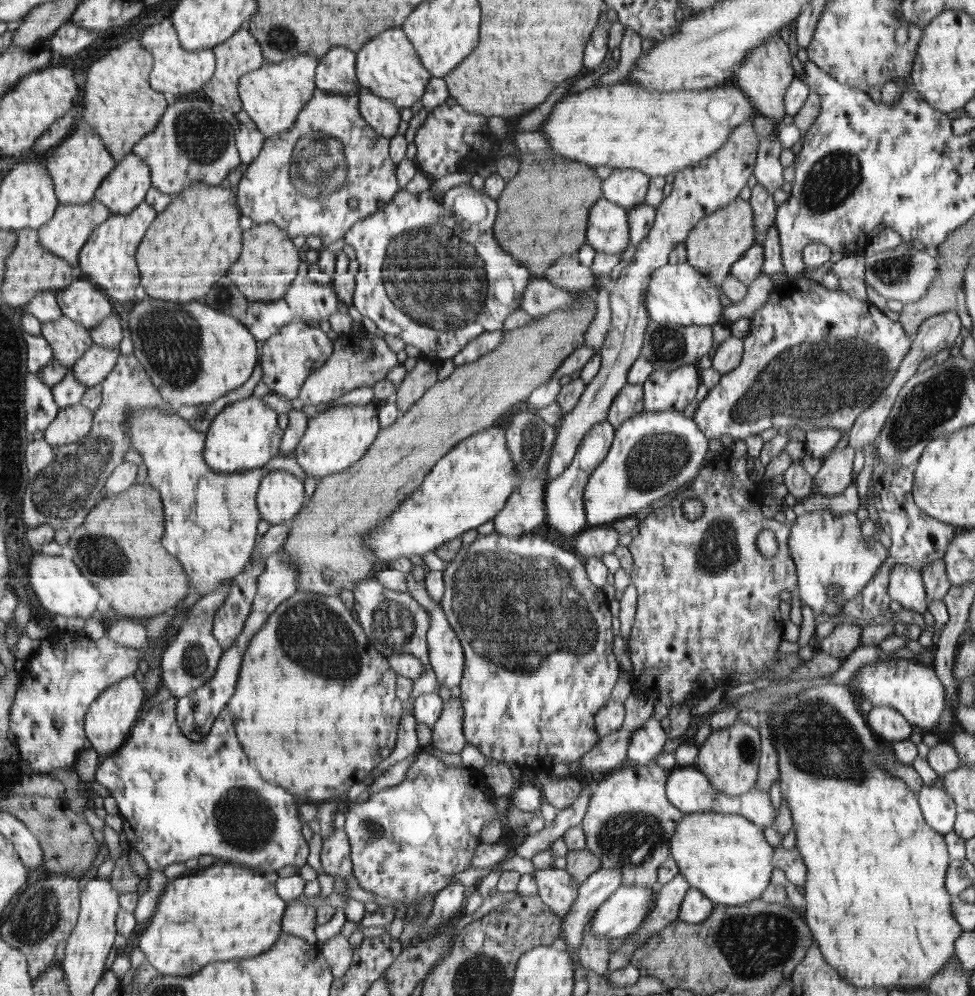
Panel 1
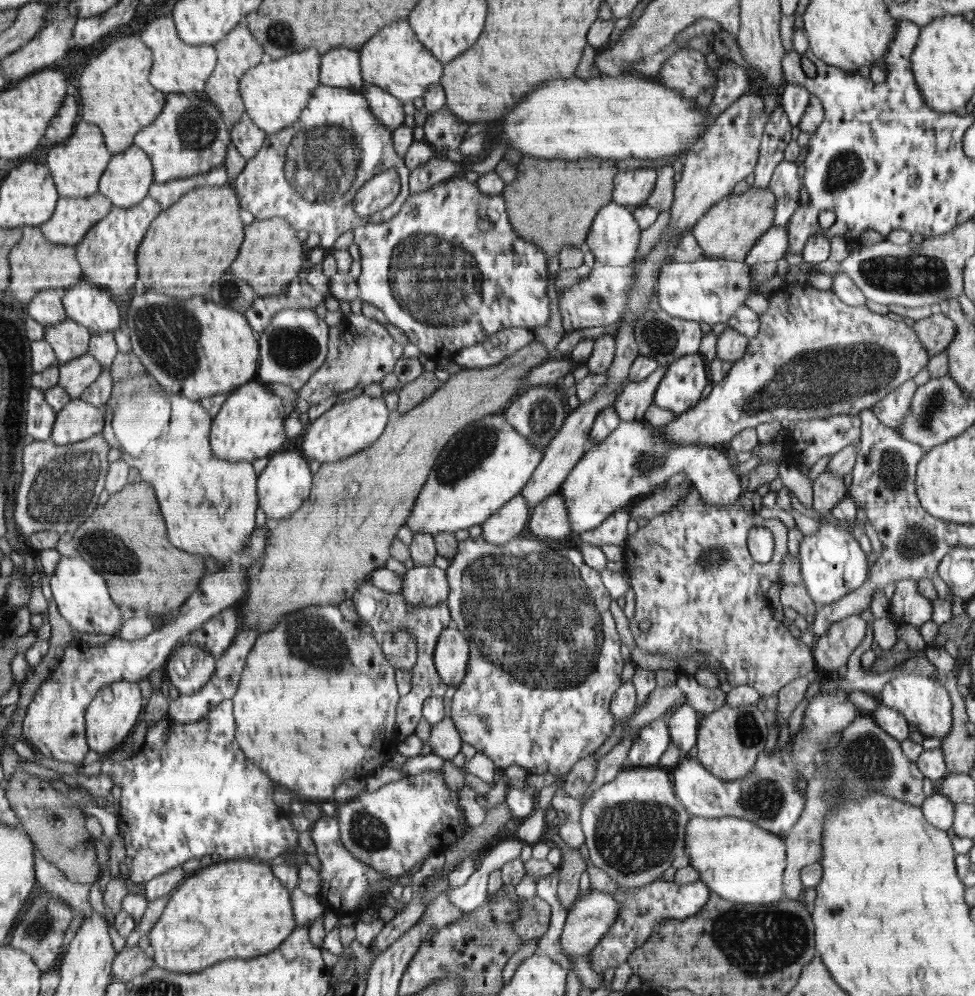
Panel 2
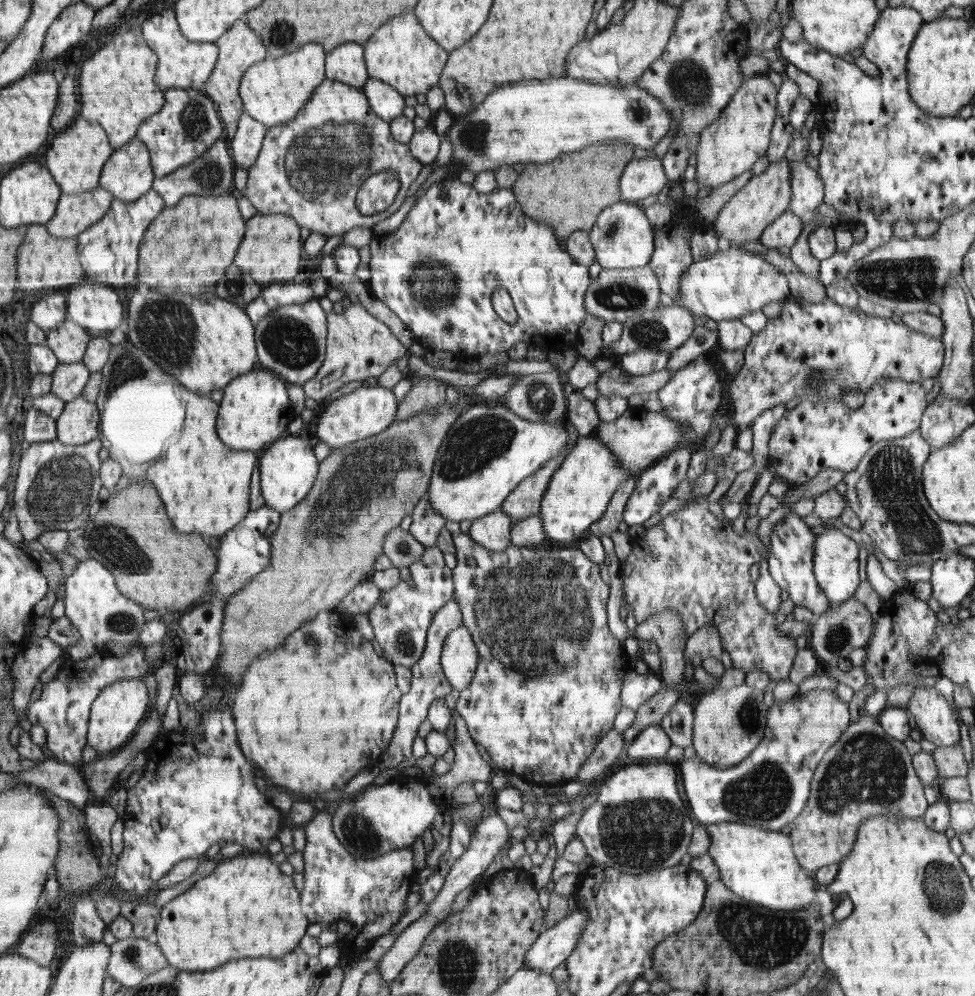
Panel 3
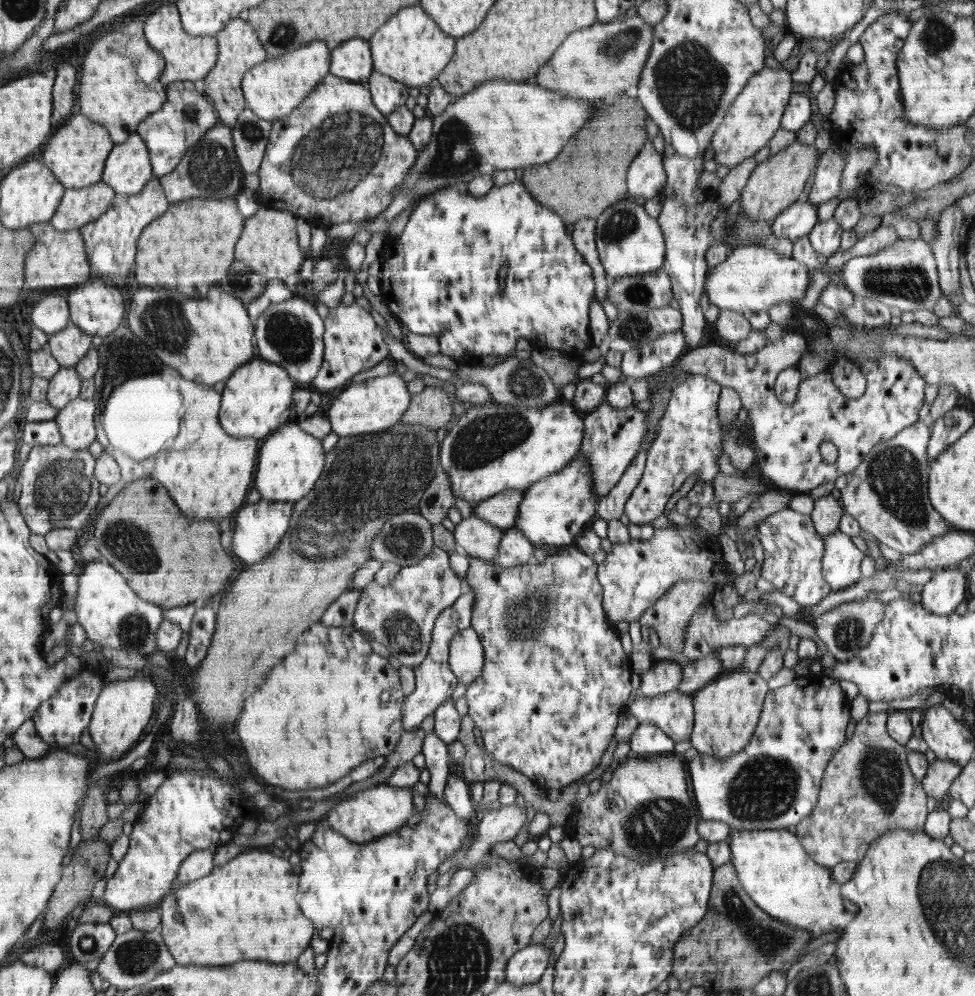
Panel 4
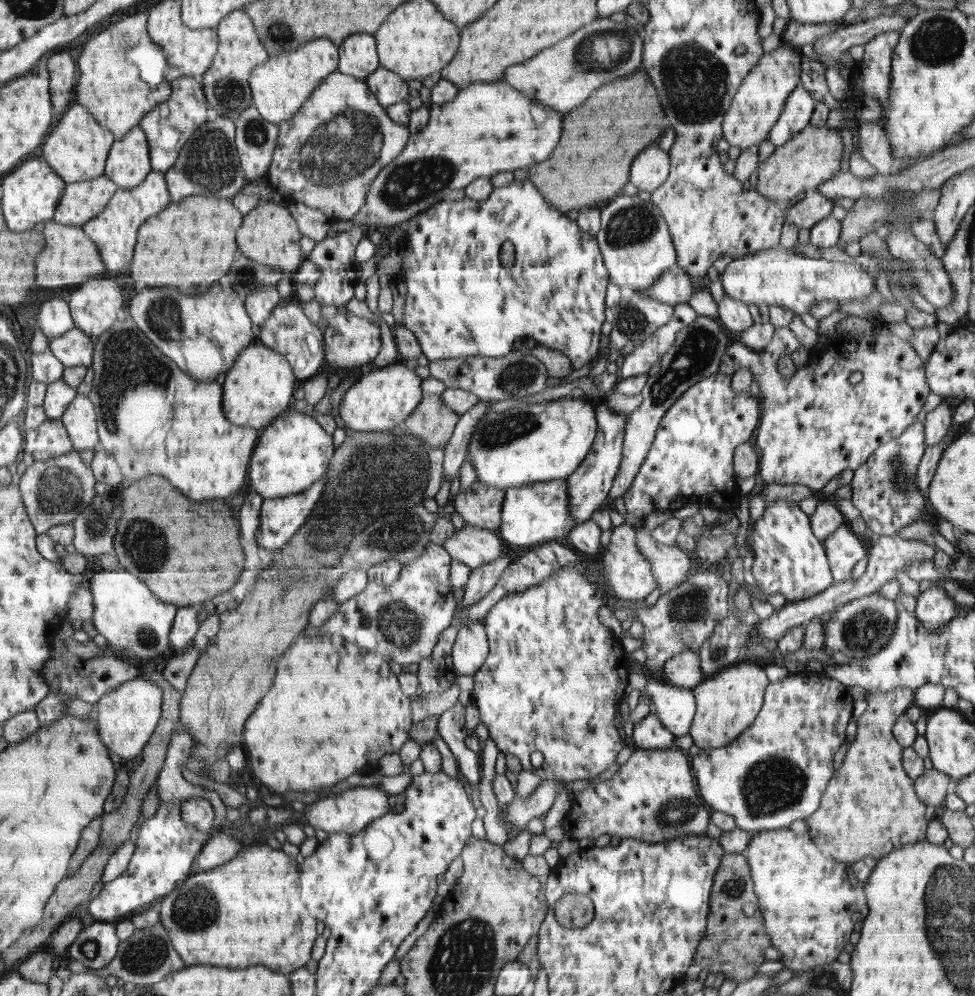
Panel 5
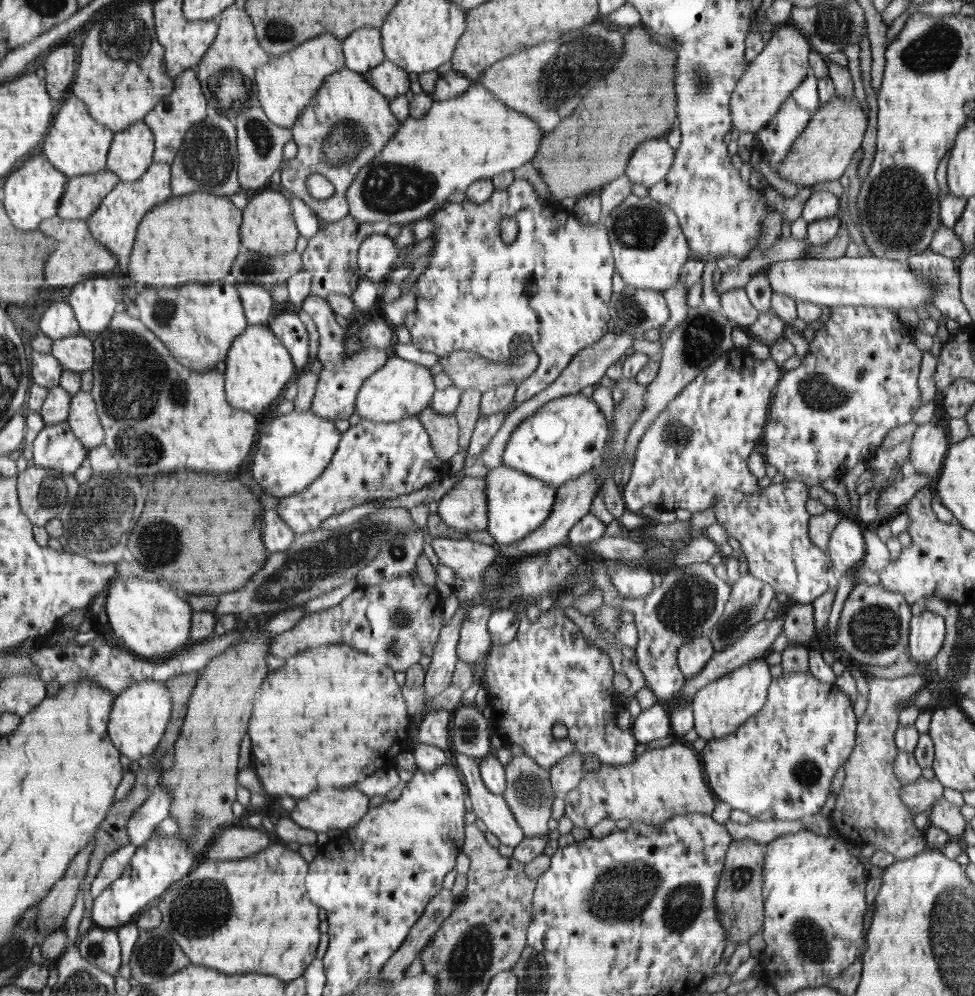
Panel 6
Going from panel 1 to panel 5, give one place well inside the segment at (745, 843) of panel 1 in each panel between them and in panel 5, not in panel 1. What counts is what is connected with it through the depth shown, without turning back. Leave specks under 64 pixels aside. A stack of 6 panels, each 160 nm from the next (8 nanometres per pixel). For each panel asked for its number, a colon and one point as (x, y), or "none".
2: (738, 860)
3: (759, 865)
4: (773, 867)
5: (808, 900)

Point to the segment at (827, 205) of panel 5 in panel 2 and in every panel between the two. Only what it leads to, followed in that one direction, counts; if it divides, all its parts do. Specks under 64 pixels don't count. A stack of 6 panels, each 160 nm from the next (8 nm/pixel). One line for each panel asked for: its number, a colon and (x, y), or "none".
2: (772, 246)
3: (785, 230)
4: (799, 219)

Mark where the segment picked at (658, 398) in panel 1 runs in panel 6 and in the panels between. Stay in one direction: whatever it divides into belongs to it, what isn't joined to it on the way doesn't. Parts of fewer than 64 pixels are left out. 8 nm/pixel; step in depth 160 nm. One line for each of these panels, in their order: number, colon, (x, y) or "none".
2: (681, 387)
3: (693, 394)
4: (689, 441)
5: (691, 460)
6: (694, 455)

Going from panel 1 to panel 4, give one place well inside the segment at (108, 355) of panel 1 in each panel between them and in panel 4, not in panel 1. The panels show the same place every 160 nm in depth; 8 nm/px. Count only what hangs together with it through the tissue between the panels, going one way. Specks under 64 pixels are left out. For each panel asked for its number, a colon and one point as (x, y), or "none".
2: (76, 376)
3: (68, 380)
4: (66, 385)

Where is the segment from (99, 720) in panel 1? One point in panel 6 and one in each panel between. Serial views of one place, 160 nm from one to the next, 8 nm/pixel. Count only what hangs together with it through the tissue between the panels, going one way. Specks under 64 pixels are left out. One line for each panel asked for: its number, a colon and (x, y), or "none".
2: (115, 710)
3: (120, 707)
4: (123, 708)
5: (126, 716)
6: (139, 716)

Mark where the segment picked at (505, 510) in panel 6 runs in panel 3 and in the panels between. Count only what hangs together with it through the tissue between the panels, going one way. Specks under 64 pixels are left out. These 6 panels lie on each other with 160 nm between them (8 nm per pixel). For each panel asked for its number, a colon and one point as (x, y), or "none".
3: (578, 494)
4: (554, 511)
5: (536, 513)

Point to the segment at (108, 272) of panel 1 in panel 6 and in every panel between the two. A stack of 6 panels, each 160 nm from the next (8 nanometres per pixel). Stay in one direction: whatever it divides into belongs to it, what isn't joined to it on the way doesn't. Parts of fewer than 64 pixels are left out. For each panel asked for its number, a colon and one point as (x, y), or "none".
2: (108, 252)
3: (109, 249)
4: (111, 239)
5: (114, 230)
6: (114, 225)

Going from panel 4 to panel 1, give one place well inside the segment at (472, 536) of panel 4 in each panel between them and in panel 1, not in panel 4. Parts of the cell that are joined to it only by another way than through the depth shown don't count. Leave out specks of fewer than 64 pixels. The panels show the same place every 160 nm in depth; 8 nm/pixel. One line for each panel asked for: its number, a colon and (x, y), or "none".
1: (523, 513)
2: (506, 524)
3: (492, 531)

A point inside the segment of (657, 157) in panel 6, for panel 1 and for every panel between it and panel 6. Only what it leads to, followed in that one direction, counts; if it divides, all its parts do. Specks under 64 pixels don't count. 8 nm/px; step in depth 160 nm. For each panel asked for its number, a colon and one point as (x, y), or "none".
1: (628, 187)
2: (632, 187)
3: (643, 177)
4: (645, 177)
5: (651, 167)

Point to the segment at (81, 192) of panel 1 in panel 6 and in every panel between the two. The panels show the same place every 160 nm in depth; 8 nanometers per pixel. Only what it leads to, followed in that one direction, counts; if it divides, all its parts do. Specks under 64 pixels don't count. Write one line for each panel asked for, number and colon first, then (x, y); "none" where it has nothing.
2: (76, 164)
3: (76, 158)
4: (77, 154)
5: (78, 148)
6: (77, 145)

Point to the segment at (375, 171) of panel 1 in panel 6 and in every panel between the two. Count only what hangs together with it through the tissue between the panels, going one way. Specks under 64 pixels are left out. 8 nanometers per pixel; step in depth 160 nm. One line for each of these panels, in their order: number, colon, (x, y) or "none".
2: (309, 174)
3: (310, 169)
4: (337, 159)
5: (326, 157)
6: (351, 121)

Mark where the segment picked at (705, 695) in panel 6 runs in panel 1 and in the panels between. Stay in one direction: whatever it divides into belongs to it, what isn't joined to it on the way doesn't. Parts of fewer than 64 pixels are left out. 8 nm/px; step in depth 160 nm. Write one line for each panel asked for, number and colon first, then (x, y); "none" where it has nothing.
1: (729, 757)
2: (730, 740)
3: (729, 724)
4: (727, 710)
5: (727, 703)

